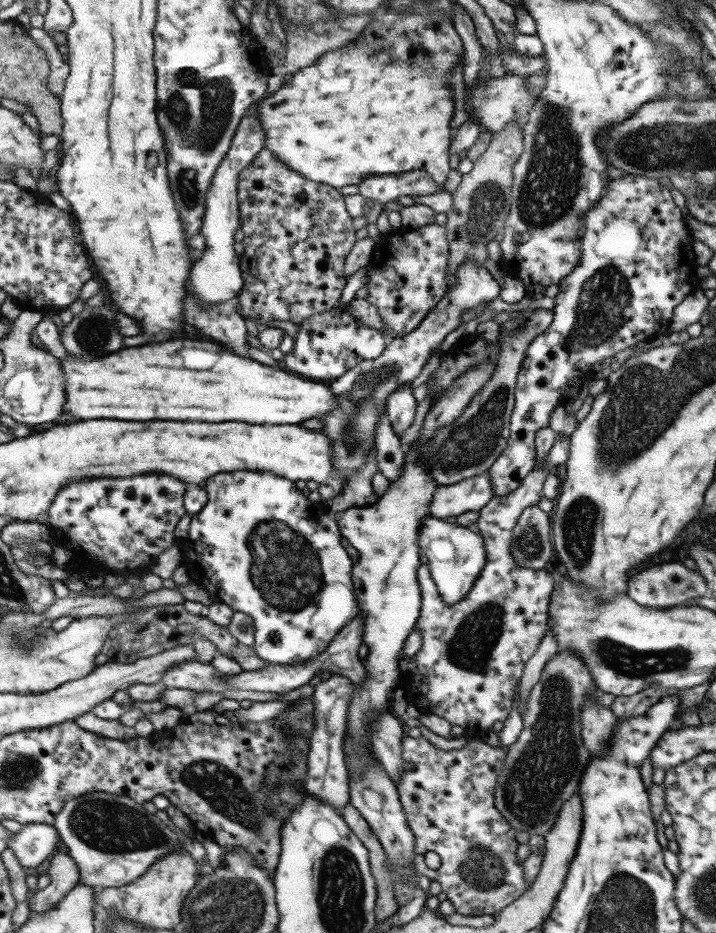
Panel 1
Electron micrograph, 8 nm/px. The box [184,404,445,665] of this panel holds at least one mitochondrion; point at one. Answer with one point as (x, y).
(286, 570)

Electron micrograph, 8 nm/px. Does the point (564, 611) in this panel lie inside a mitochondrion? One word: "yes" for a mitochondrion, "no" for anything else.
no

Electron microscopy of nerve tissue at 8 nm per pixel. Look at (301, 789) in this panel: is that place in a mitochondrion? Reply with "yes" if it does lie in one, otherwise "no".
no

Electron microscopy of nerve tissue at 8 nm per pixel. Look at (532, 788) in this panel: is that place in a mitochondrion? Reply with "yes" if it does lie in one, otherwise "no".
yes

